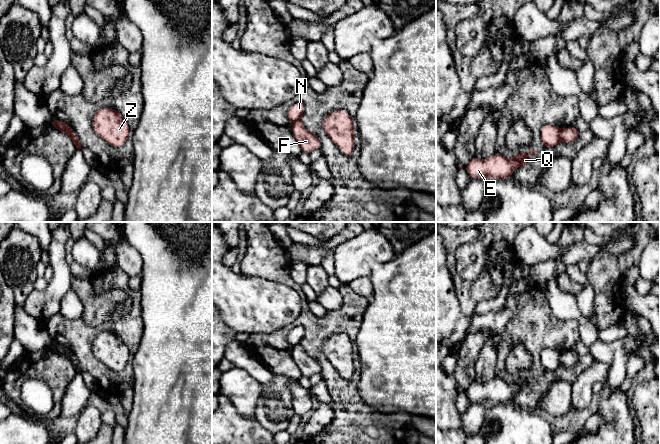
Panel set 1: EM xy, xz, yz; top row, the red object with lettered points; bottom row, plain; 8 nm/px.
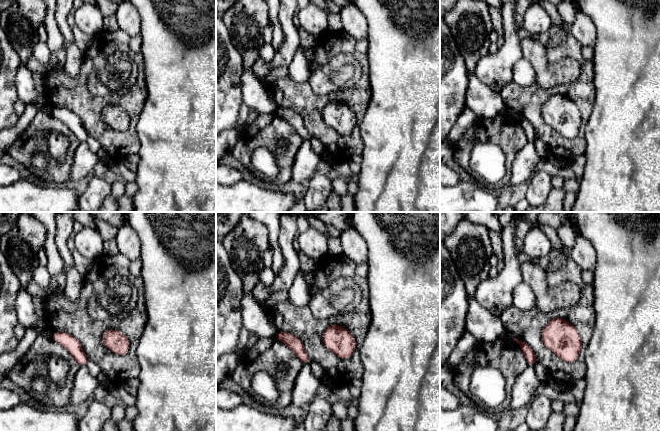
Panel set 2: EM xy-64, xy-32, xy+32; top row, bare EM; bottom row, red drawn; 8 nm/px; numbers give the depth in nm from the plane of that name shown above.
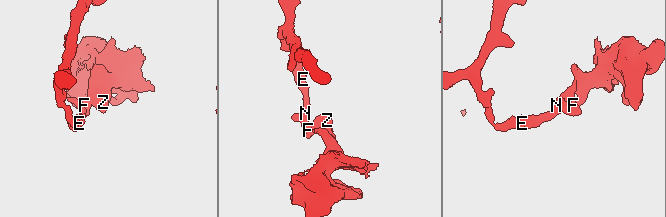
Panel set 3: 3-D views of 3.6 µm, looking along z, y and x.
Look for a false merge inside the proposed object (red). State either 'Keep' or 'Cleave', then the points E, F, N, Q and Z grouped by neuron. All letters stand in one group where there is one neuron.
Cleave. Groups: E N Q / F Z

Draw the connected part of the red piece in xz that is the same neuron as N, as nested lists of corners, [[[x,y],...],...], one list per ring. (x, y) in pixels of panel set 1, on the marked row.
[[[303,102],[294,103],[287,112],[287,118],[291,122],[299,121],[305,111]]]

